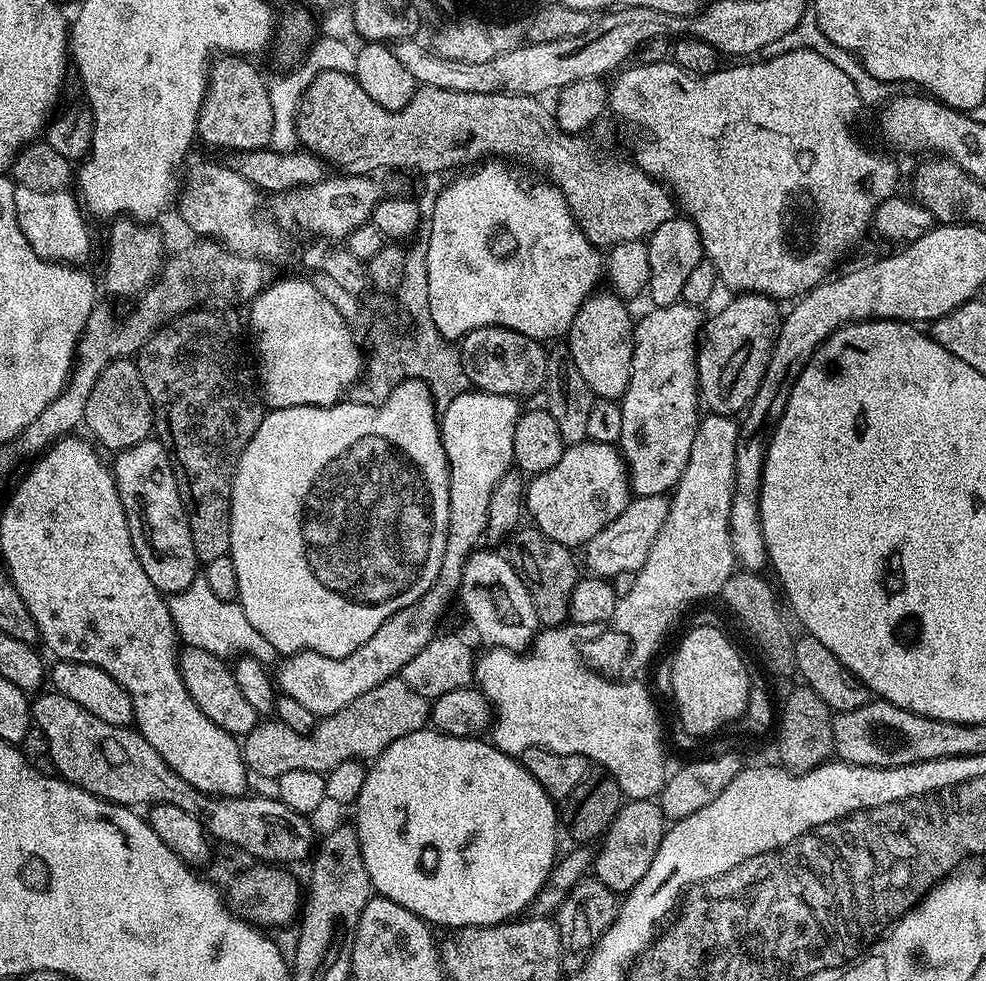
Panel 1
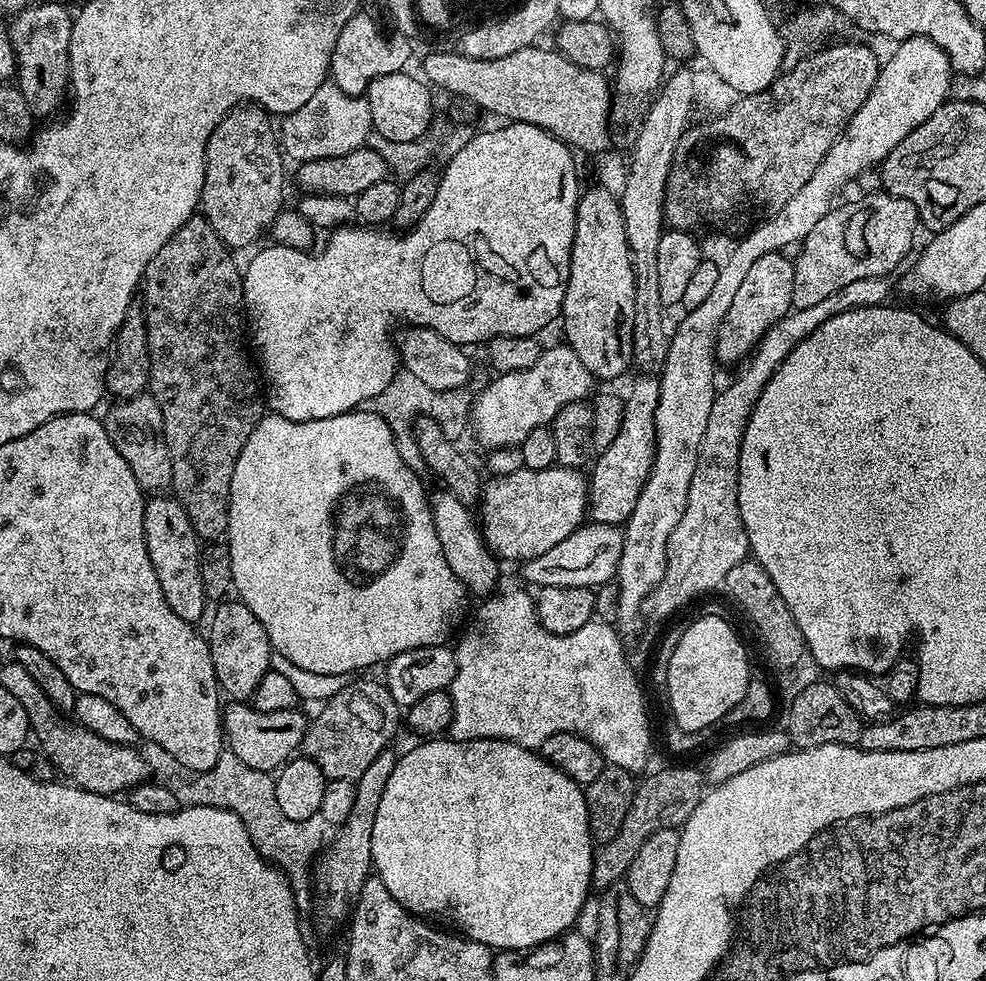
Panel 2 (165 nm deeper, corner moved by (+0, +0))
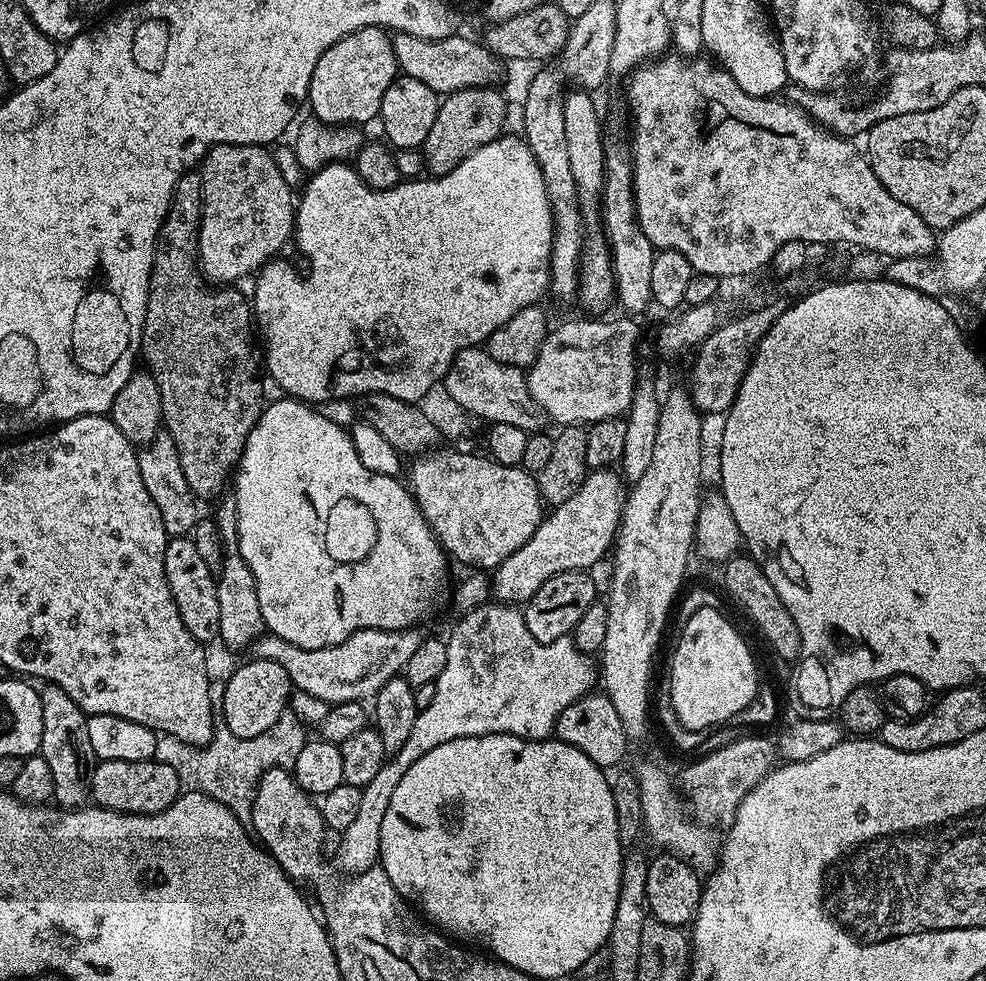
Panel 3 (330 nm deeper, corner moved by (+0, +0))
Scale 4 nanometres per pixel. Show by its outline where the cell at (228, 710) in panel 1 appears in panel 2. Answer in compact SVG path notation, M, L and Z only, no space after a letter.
M232 702L229 705L222 712L226 748L246 762L246 766L272 774L297 755L310 723L307 715L304 717L296 708L260 712L248 702Z

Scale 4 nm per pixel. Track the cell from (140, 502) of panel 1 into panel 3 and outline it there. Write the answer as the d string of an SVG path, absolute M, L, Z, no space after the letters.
M188 536L171 537L164 555L164 569L166 570L166 582L170 586L170 594L174 598L174 606L178 606L178 614L182 614L182 626L186 626L186 630L190 630L190 634L195 640L215 641L220 634L216 576L198 554L195 539Z

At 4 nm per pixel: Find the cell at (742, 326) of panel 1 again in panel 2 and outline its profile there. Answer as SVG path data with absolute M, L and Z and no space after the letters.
M784 252L762 254L762 258L758 258L758 262L750 266L746 278L742 278L734 294L734 302L730 310L726 310L726 318L722 318L720 329L716 331L716 359L721 365L739 365L760 343L766 330L770 330L774 322L792 311L795 266L793 261L789 258L787 260L786 257Z

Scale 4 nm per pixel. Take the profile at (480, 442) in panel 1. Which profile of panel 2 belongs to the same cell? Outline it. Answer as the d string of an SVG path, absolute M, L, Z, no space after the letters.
M567 346L545 347L534 366L526 370L502 372L493 377L481 390L480 397L477 400L475 397L470 408L472 428L476 431L477 442L484 450L511 444L520 445L530 430L551 425L563 404L585 399L593 391L592 384L594 385L590 370L578 362L574 350Z

